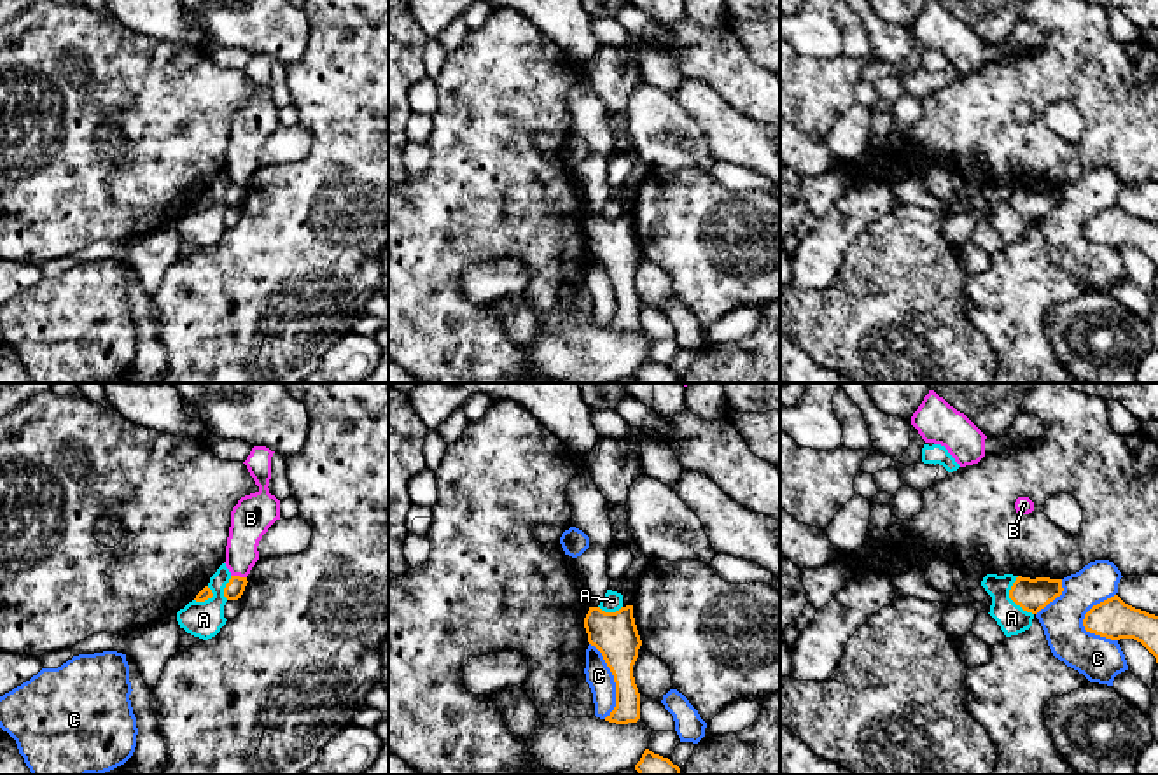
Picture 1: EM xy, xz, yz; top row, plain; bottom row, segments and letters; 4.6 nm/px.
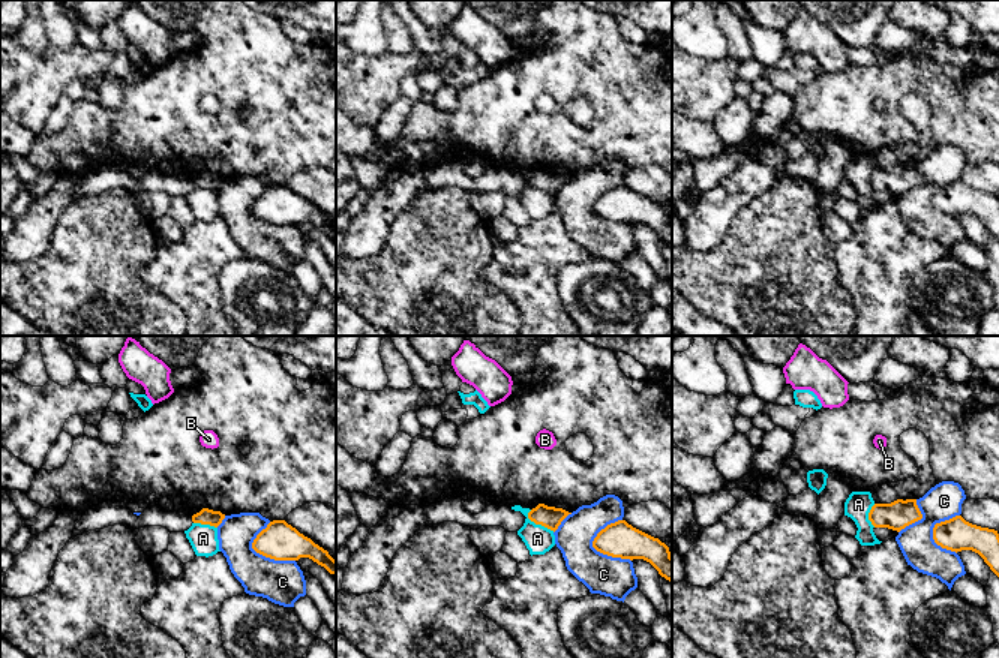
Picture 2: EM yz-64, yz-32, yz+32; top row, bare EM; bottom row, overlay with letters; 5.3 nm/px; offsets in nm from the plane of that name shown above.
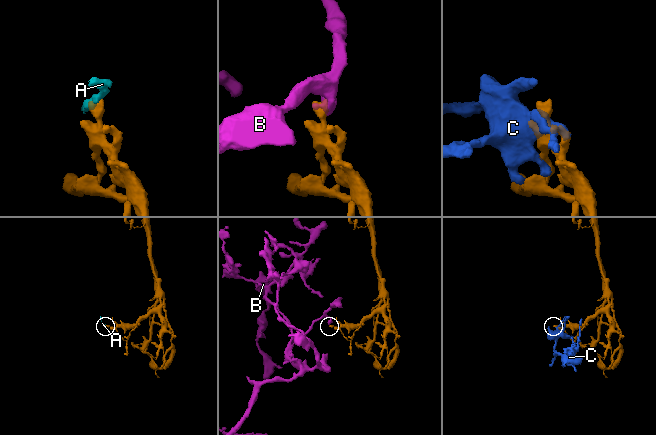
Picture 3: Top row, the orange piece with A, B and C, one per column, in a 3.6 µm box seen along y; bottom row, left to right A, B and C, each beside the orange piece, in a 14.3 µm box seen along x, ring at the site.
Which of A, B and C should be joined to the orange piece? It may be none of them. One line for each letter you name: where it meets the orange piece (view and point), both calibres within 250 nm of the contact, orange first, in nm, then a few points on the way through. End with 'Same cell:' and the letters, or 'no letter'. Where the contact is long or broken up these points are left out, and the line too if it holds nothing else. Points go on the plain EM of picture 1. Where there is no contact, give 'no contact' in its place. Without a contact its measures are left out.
Same cell: no letter

